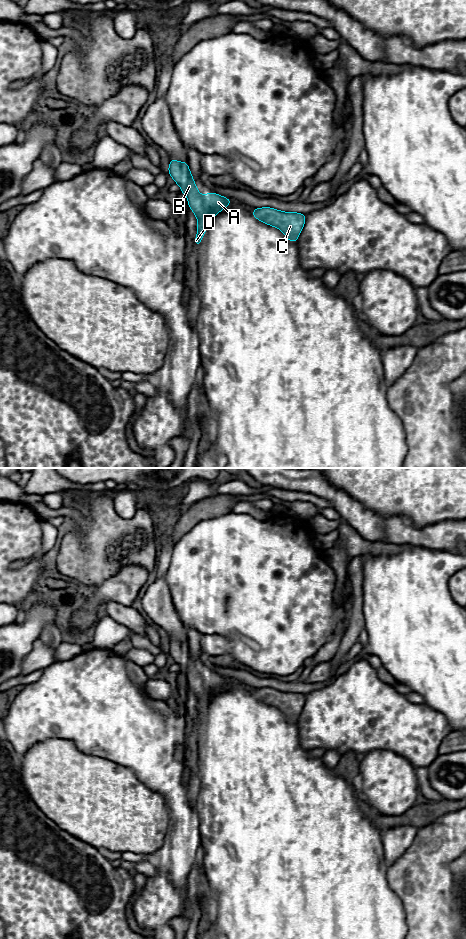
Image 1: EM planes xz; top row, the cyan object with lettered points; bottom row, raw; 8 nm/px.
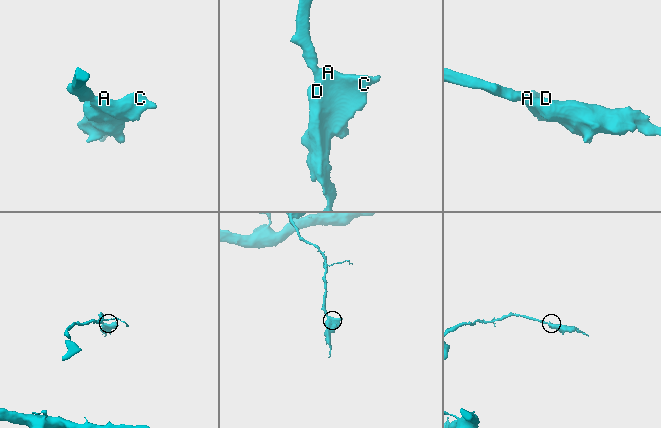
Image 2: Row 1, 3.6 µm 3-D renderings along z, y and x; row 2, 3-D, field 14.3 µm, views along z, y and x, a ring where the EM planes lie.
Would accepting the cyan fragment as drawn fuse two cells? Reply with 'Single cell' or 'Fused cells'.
Single cell

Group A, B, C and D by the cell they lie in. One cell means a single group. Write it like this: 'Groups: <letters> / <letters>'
Groups: A B C D

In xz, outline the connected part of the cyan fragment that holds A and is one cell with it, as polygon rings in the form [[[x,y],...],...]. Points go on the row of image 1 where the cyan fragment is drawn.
[[[172,158],[167,171],[175,183],[181,187],[181,193],[187,196],[188,206],[198,220],[194,245],[199,247],[211,219],[229,206],[232,200],[214,192],[202,196],[195,185],[188,162],[178,162]]]

